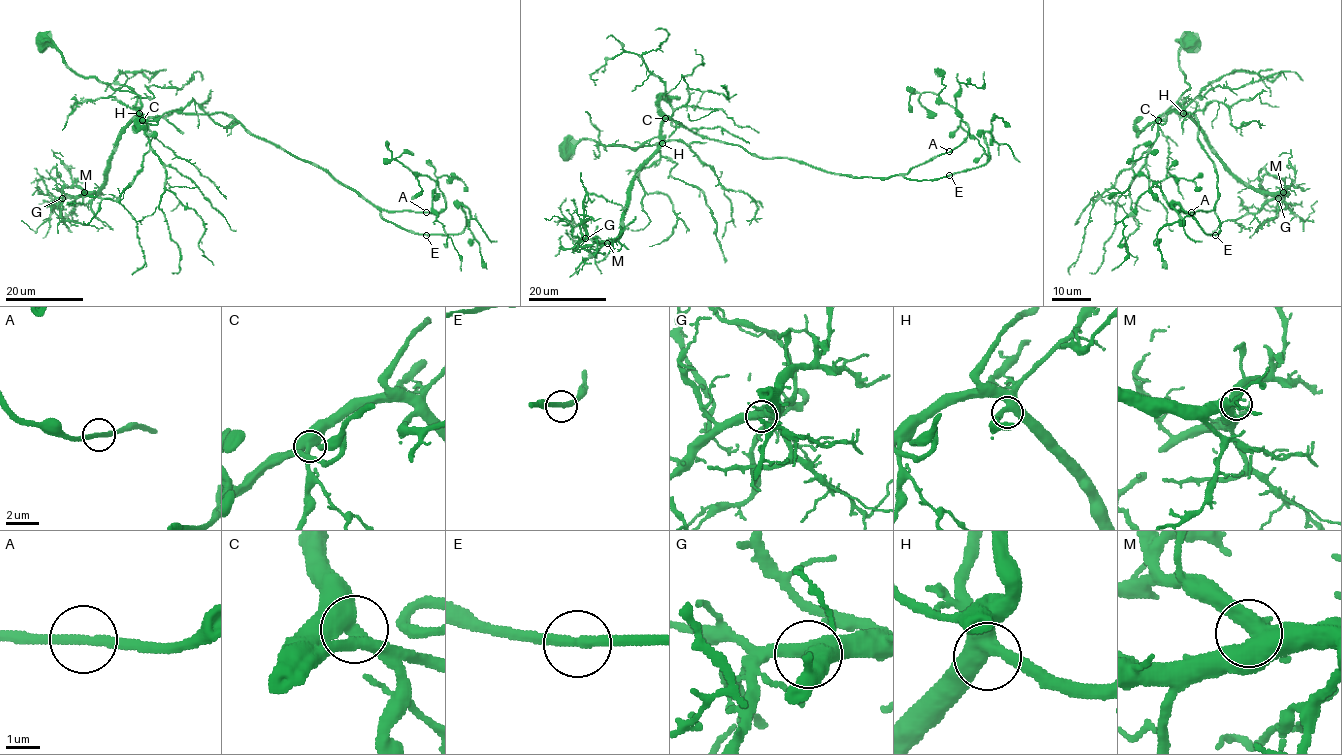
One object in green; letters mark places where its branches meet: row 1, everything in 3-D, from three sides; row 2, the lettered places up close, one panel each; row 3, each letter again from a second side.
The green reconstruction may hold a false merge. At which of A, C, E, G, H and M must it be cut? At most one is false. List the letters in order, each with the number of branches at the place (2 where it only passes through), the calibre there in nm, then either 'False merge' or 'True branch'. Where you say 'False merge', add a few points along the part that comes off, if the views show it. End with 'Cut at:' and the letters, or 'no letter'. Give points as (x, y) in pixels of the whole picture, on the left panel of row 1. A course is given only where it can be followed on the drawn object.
A: Branches: 2. Thickness 240 nm. True branch
C: Branches: 2. Thickness 550 nm. True branch
E: Branches: 2. Thickness 280 nm. True branch
G: Branches: 2. Thickness 480 nm. True branch
H: Branches: 3. Thickness 400 nm. True branch
M: Branches: 3. Thickness 480 nm. True branch
Cut at: no letter

